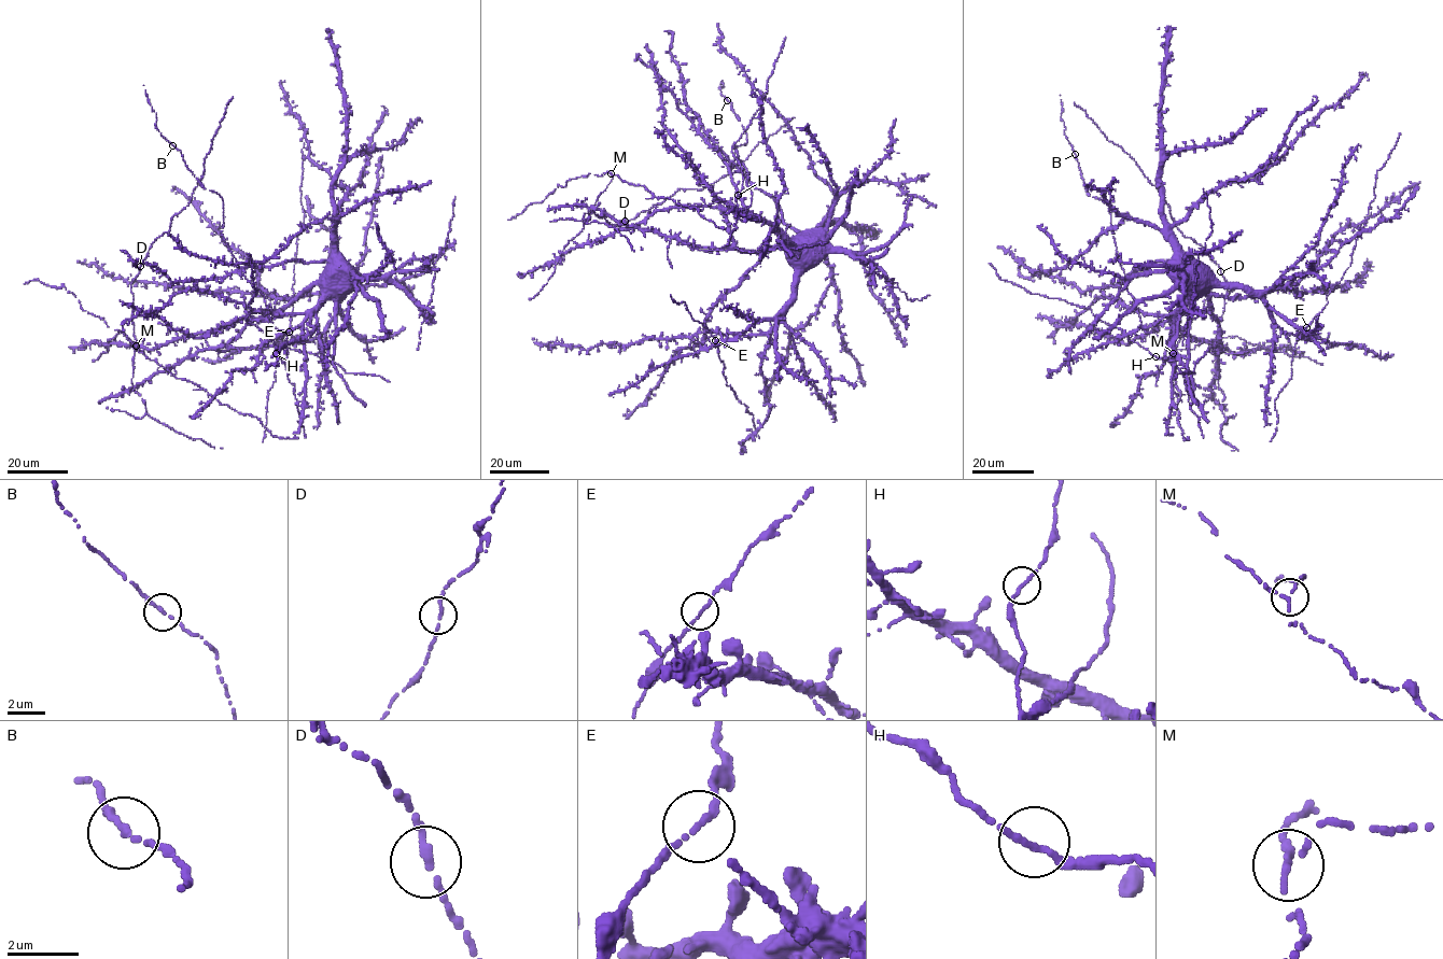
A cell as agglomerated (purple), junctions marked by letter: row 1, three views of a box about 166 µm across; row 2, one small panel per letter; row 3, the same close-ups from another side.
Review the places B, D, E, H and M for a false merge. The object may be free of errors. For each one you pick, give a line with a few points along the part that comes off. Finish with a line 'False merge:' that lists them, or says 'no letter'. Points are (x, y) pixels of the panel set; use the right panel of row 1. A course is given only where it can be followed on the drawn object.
M: (1173, 353), (1192, 350), (1202, 342), (1219, 337), (1236, 336), (1274, 352), (1308, 357), (1321, 364)
False merge: M

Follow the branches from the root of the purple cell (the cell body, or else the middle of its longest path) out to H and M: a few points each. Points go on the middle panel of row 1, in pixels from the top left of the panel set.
H: (816, 230), (802, 237), (789, 227), (780, 205), (731, 161), (738, 158), (752, 194), (738, 215), (738, 195)
M: (816, 230), (789, 239), (754, 216), (683, 206), (654, 211), (642, 222), (563, 252), (611, 173)

